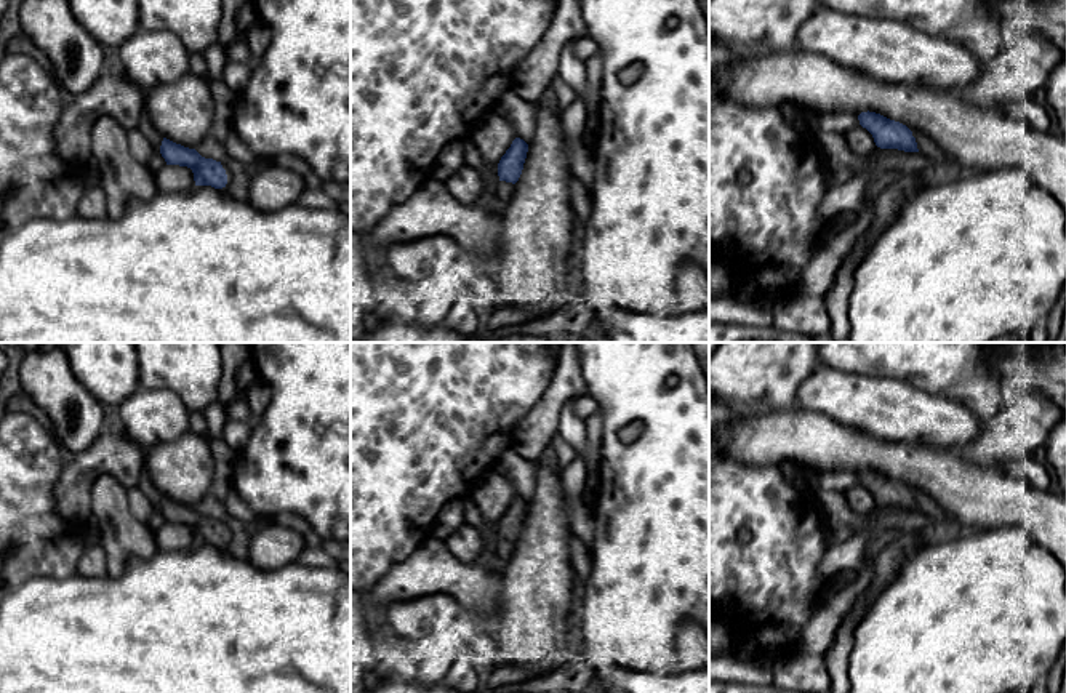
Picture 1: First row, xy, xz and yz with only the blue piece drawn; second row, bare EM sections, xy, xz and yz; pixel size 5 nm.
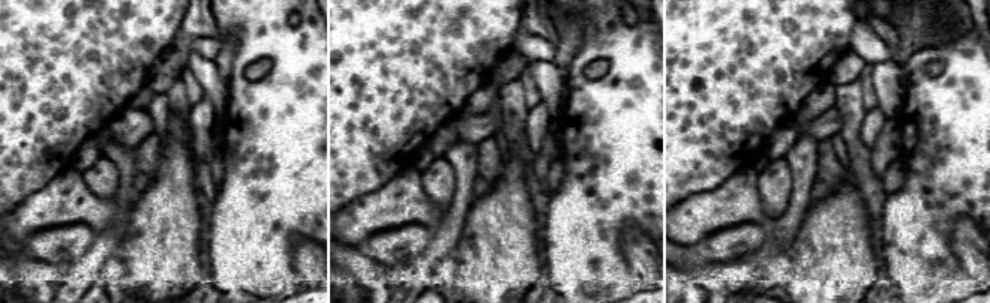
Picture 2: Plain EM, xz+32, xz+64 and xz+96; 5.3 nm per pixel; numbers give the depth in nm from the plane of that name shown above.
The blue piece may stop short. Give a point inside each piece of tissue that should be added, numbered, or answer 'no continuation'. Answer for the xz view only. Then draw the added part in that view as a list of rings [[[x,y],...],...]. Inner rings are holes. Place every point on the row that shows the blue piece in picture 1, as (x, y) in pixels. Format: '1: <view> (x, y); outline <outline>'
1: xz (504, 191); outline [[[499,181],[499,184],[496,186],[496,195],[503,206],[507,205],[514,195],[514,184]]]

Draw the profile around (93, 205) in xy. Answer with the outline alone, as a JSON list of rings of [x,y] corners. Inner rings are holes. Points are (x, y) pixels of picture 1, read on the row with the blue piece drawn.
[[[101,186],[85,187],[77,214],[85,219],[101,219],[107,214],[107,195]]]

